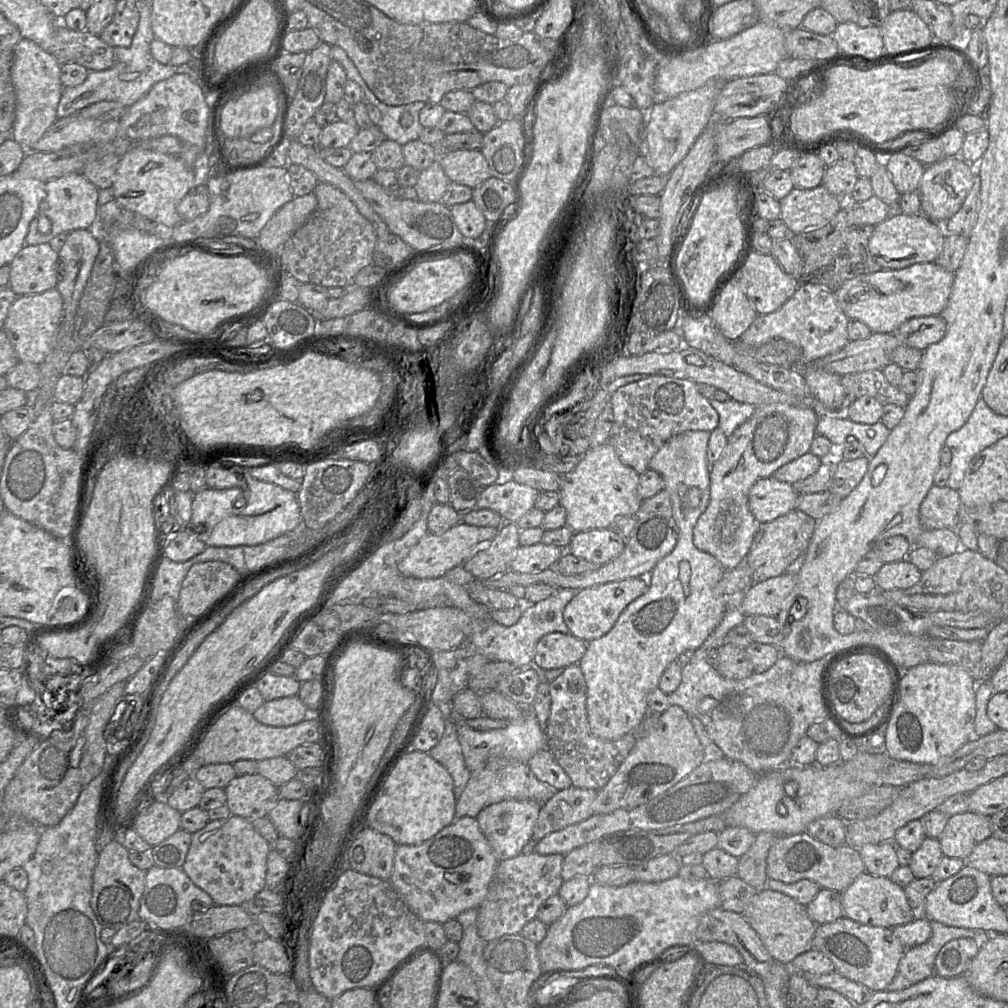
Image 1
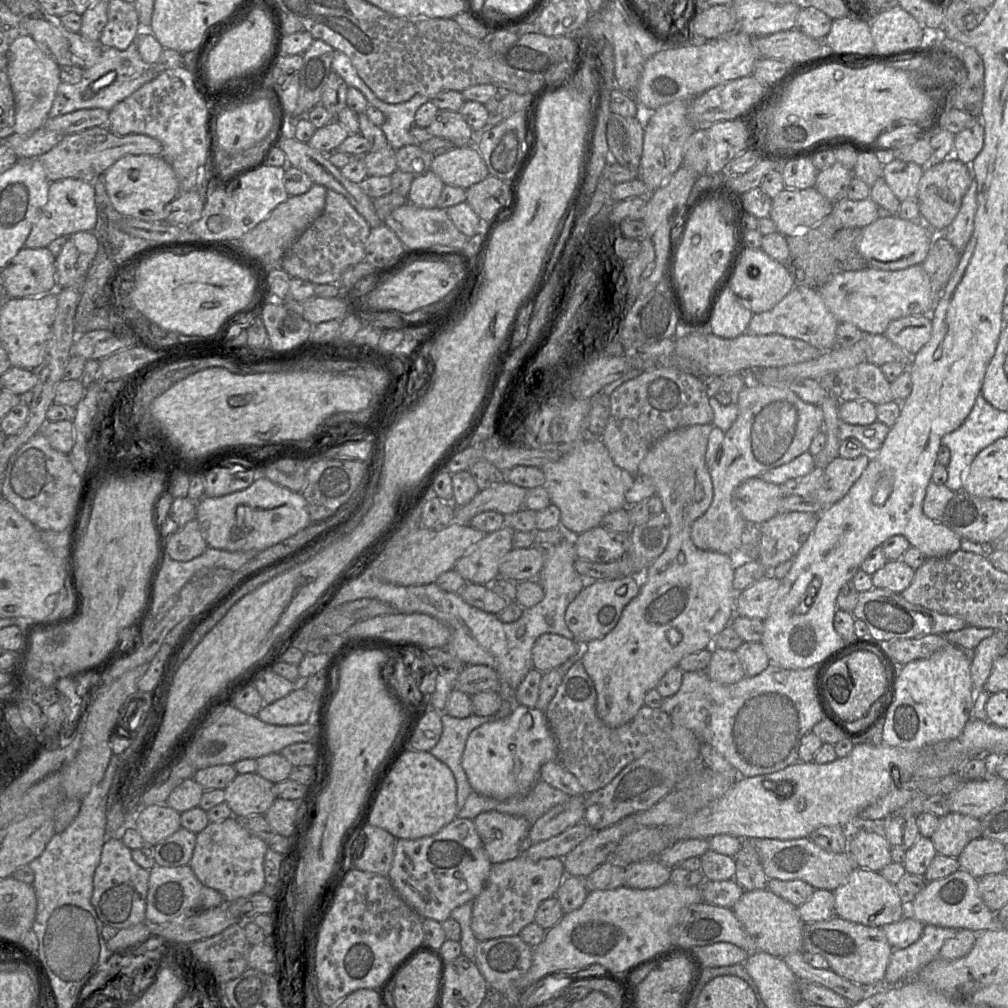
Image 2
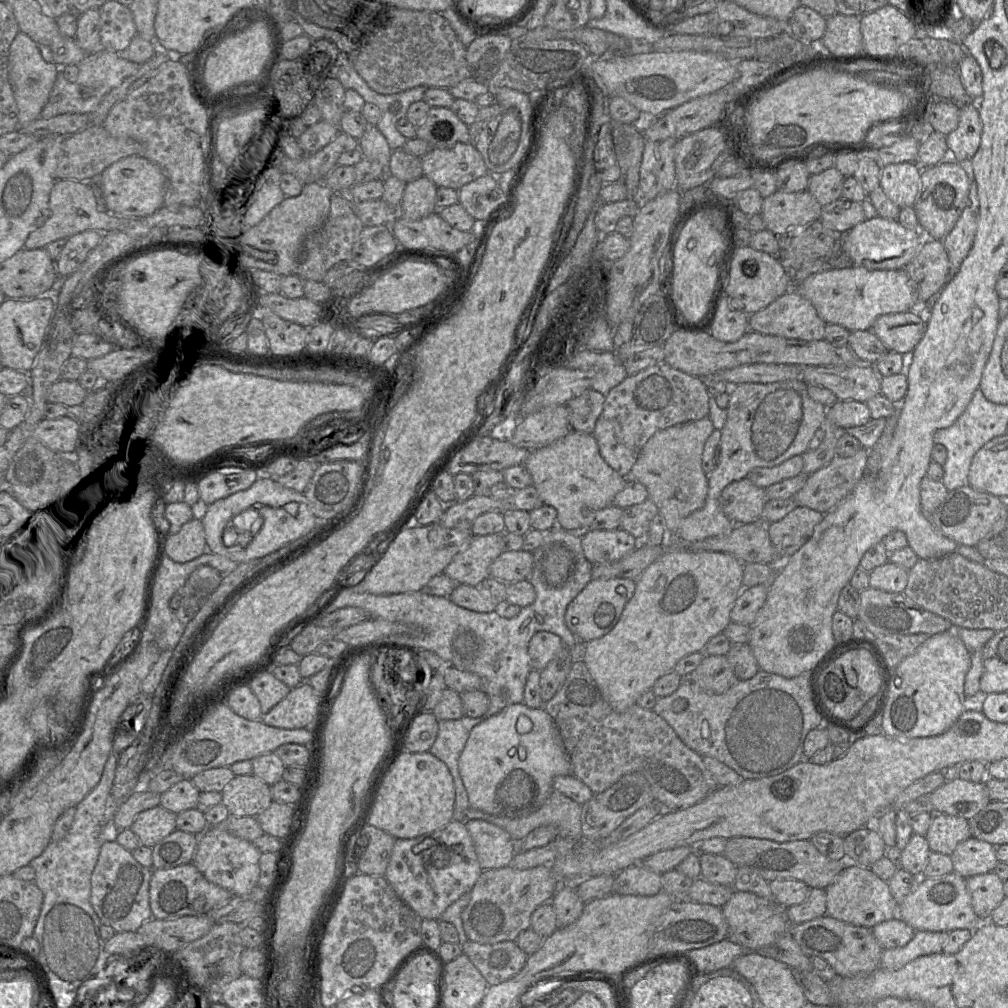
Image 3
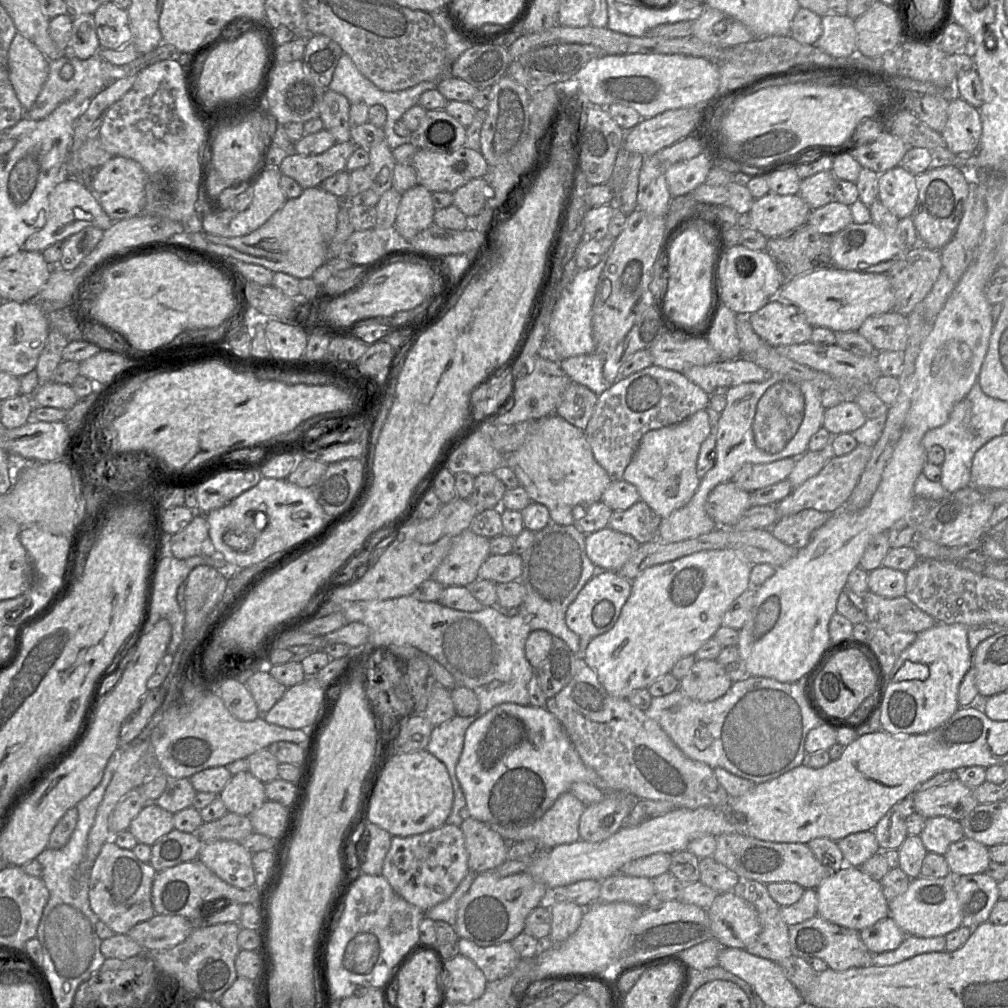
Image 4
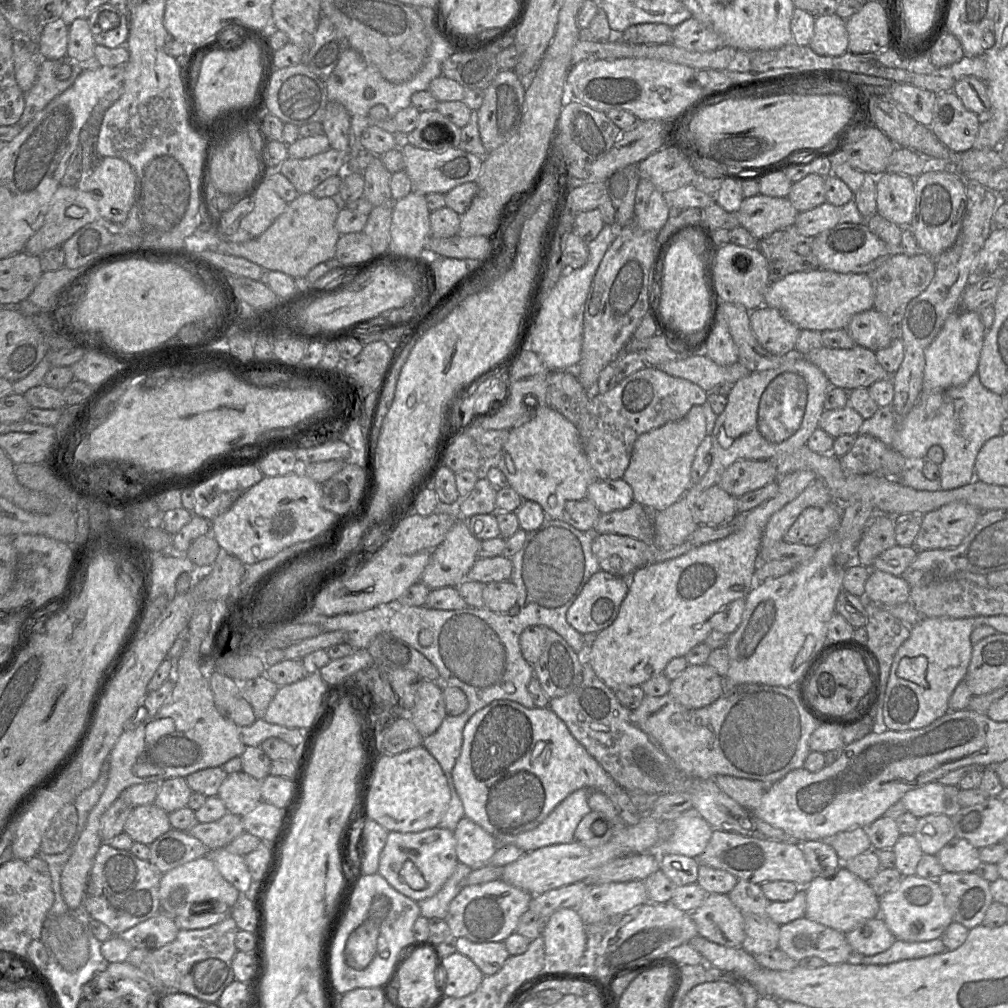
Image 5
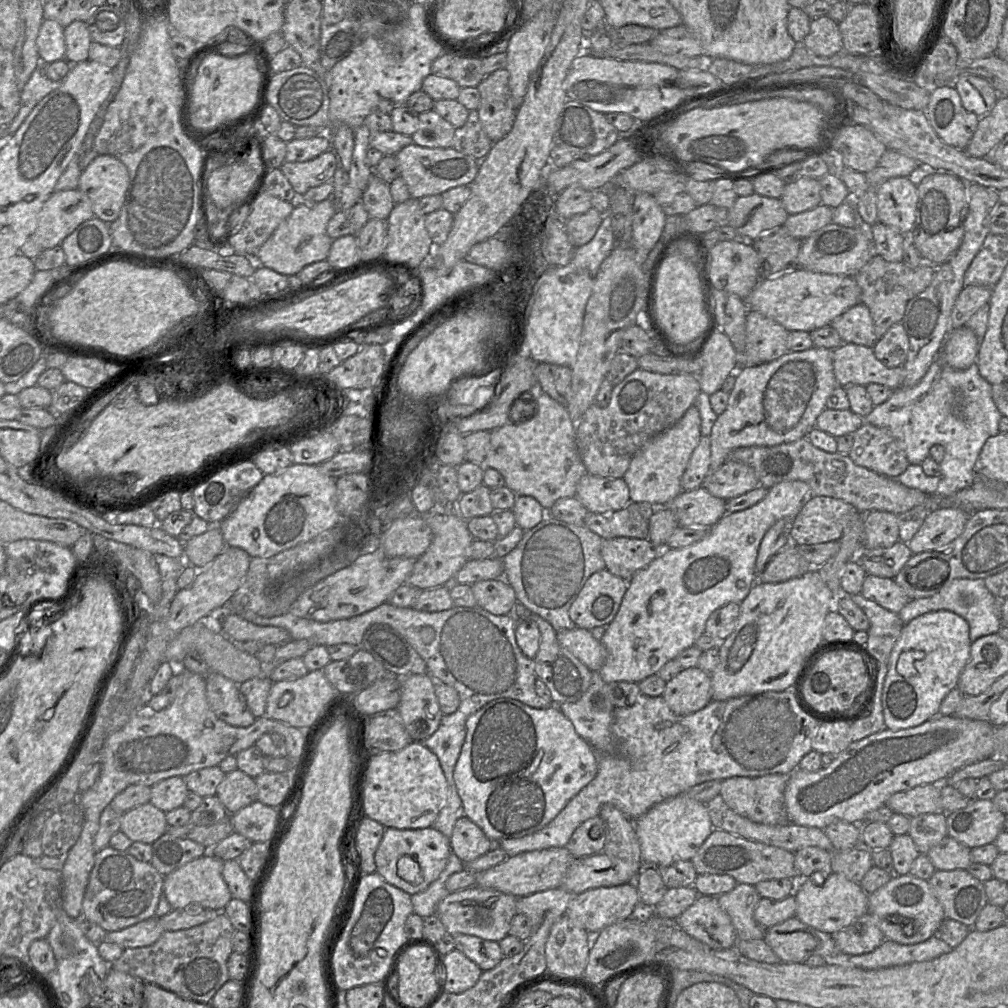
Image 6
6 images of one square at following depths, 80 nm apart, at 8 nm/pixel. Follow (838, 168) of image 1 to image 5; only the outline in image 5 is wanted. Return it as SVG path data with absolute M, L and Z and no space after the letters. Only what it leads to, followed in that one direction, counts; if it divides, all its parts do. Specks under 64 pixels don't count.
M809 174L792 183L787 198L799 213L825 203L825 177Z

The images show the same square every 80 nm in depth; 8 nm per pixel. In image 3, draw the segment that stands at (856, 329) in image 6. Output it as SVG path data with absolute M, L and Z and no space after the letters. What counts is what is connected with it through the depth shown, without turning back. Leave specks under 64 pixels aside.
M930 304L919 309L882 315L874 322L871 331L889 352L910 356L926 331L926 311Z

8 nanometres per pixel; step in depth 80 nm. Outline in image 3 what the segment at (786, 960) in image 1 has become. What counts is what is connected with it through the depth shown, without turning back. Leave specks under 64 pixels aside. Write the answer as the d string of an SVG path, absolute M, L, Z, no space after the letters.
M734 891L728 902L721 908L728 924L727 939L750 951L757 951L774 943L779 936L787 933L792 927L786 915L788 907L783 907L774 900L759 897L751 892Z

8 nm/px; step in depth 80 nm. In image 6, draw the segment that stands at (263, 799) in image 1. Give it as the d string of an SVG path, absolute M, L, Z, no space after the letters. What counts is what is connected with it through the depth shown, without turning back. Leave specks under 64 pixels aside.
M240 769L225 774L216 790L216 796L229 814L234 814L256 801L257 793L255 779Z

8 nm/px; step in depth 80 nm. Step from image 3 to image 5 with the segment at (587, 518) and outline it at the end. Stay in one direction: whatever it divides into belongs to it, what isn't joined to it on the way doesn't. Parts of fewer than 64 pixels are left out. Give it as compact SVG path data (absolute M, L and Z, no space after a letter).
M549 405L538 406L530 421L510 429L509 437L500 453L493 458L493 464L504 473L509 486L523 500L537 502L543 508L546 516L551 519L563 520L566 502L586 498L588 486L595 480L602 480L597 479L582 449L577 426Z

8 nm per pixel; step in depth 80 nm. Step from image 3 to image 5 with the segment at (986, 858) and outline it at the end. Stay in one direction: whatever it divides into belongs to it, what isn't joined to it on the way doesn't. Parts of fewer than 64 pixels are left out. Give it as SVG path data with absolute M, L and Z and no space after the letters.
M954 838L936 855L945 872L974 872L980 865L979 849L962 838Z

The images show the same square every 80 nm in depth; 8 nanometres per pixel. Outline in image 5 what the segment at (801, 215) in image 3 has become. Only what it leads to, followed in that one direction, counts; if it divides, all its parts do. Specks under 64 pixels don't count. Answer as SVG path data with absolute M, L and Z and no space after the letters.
M758 194L744 198L735 213L740 226L760 240L773 232L793 226L799 212L787 197Z

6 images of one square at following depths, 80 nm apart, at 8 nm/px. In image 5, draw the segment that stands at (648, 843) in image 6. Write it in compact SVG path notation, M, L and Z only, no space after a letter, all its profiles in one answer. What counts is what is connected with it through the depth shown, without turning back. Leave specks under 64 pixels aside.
M693 809L676 815L672 820L672 833L654 850L659 857L679 854L697 858L705 850L714 829Z

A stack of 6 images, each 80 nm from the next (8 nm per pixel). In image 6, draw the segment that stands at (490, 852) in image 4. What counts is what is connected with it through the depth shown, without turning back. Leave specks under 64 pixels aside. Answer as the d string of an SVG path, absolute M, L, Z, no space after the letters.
M465 815L456 821L450 837L450 847L461 861L470 862L487 853L494 845L482 829Z

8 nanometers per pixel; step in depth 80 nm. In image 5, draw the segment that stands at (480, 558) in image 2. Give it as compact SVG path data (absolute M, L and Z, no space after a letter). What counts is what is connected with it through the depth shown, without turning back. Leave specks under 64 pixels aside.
M458 518L444 540L431 552L420 582L431 590L457 587L479 558L481 541L468 529L465 518Z

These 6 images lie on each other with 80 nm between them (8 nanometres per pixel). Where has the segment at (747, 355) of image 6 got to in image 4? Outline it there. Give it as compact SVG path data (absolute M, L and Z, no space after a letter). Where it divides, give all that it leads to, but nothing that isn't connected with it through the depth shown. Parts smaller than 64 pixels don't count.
M774 298L748 316L755 333L773 347L810 341L813 327L797 306Z

